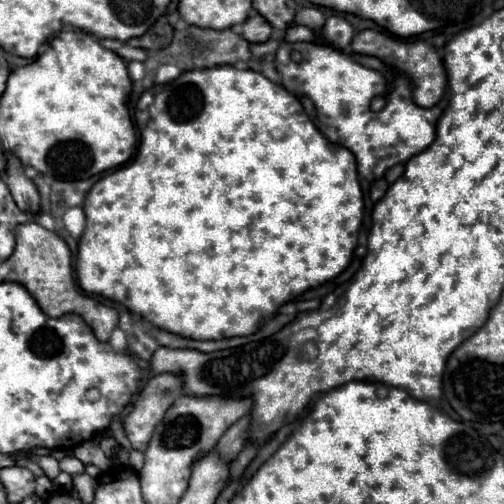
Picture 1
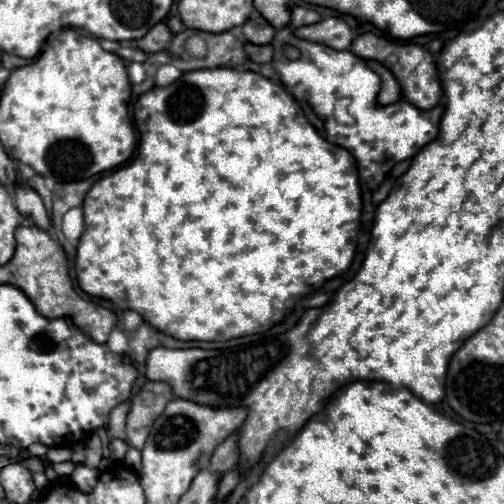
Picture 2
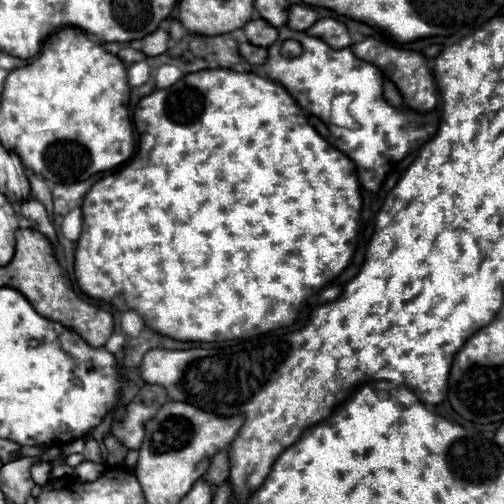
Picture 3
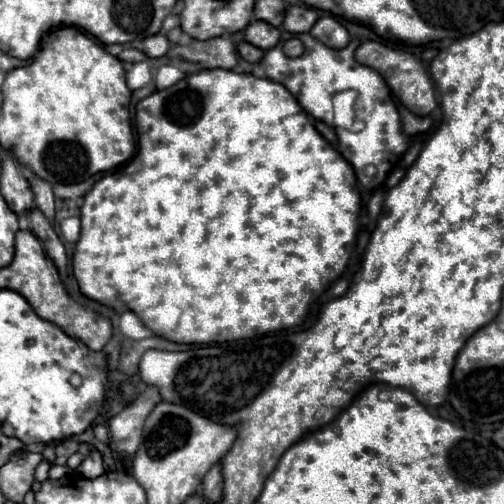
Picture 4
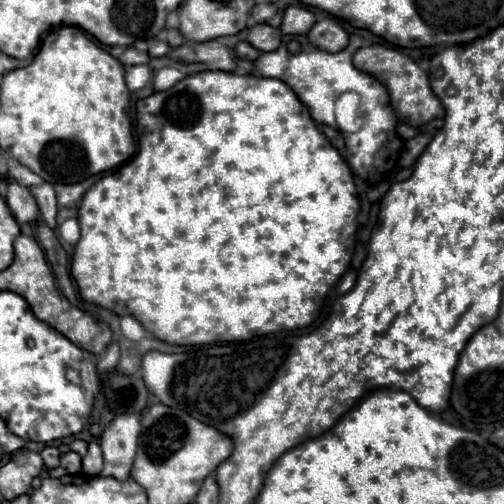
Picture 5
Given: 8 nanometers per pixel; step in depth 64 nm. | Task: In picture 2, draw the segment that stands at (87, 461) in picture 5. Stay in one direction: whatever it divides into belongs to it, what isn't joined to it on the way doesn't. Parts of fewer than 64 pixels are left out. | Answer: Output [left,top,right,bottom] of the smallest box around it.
[70,464,100,492]

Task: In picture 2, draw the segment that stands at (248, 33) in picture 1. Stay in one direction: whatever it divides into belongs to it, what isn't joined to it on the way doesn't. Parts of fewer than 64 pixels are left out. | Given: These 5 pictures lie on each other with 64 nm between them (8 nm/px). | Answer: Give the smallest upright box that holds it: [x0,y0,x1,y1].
[242,16,276,44]

